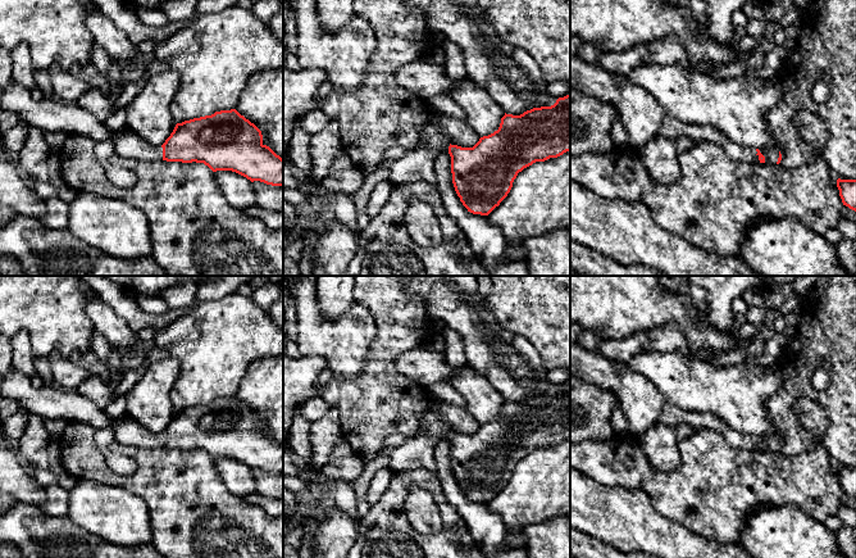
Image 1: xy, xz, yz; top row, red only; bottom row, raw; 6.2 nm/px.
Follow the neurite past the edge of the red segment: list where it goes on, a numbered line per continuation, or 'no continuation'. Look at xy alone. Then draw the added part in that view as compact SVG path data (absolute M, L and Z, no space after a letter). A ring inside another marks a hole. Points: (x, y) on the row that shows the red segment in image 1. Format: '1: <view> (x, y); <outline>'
1: xy (48, 114); M10 81L3 87L0 106L17 113L21 121L42 131L63 131L68 135L83 135L96 141L113 141L114 154L138 159L144 163L163 159L163 148L150 145L128 128L109 130L105 123L83 110L77 103L42 97L36 100L32 92Z

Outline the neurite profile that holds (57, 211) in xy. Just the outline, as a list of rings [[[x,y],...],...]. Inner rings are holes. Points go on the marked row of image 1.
[[[55,196],[46,200],[46,213],[37,221],[50,228],[63,230],[68,226],[68,213],[69,204]]]

